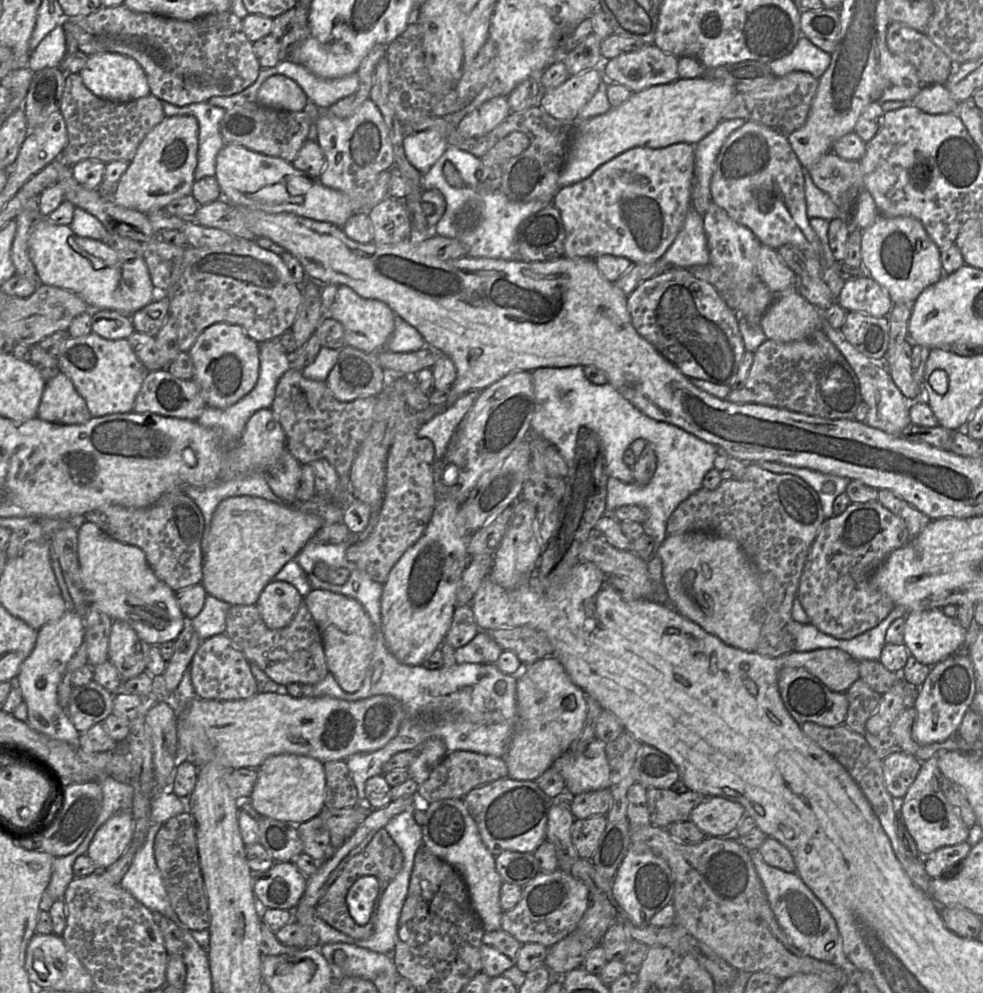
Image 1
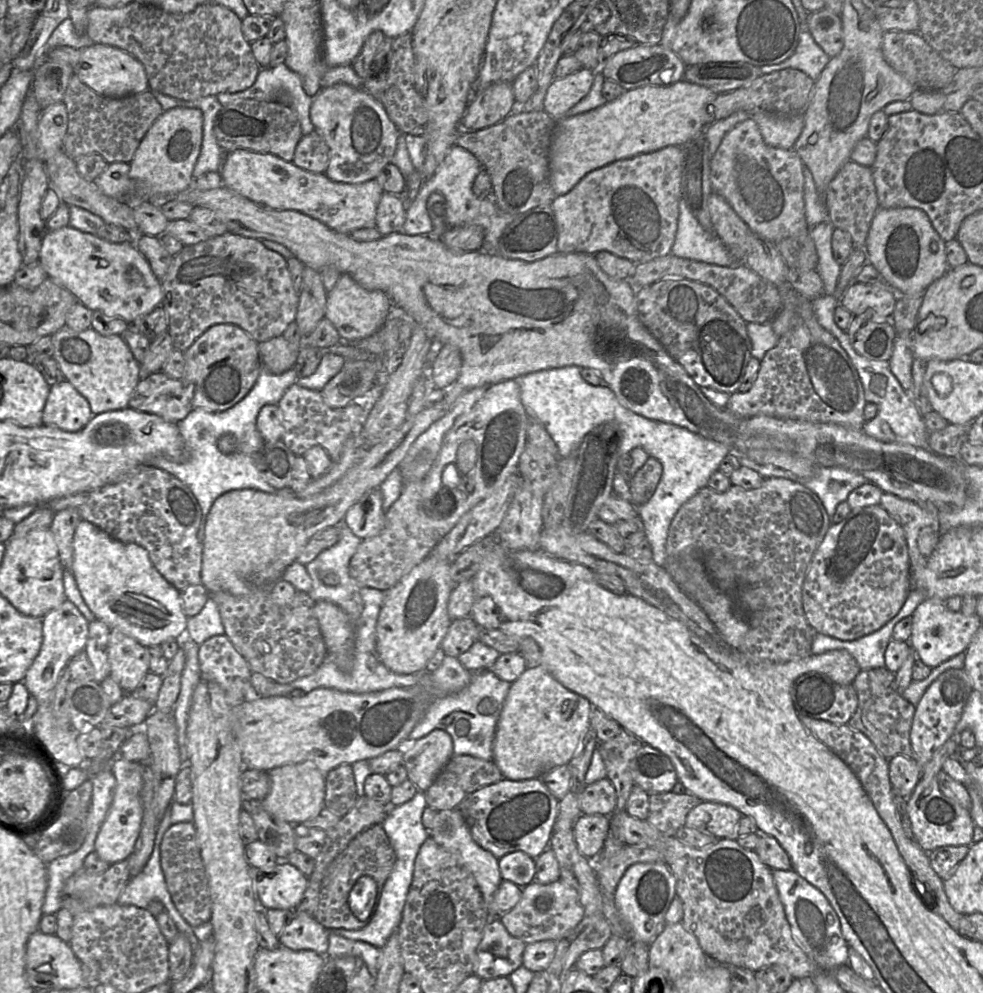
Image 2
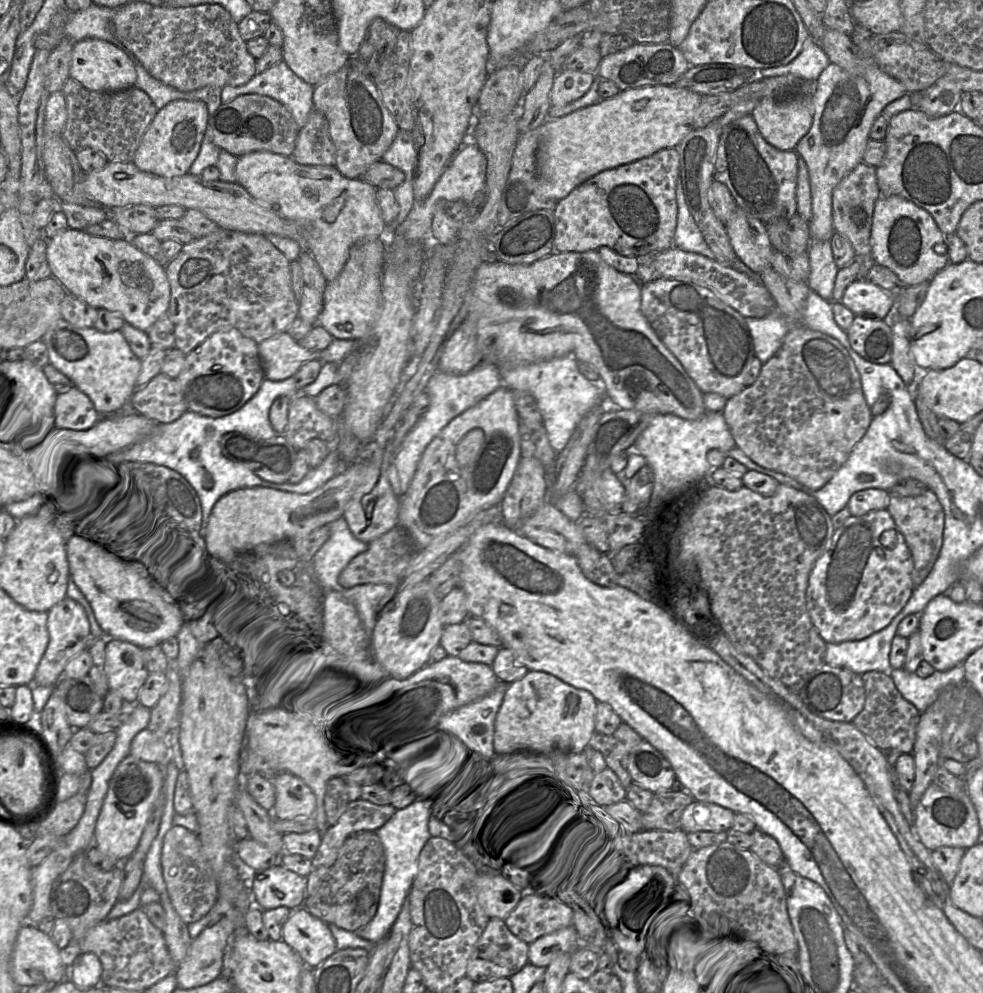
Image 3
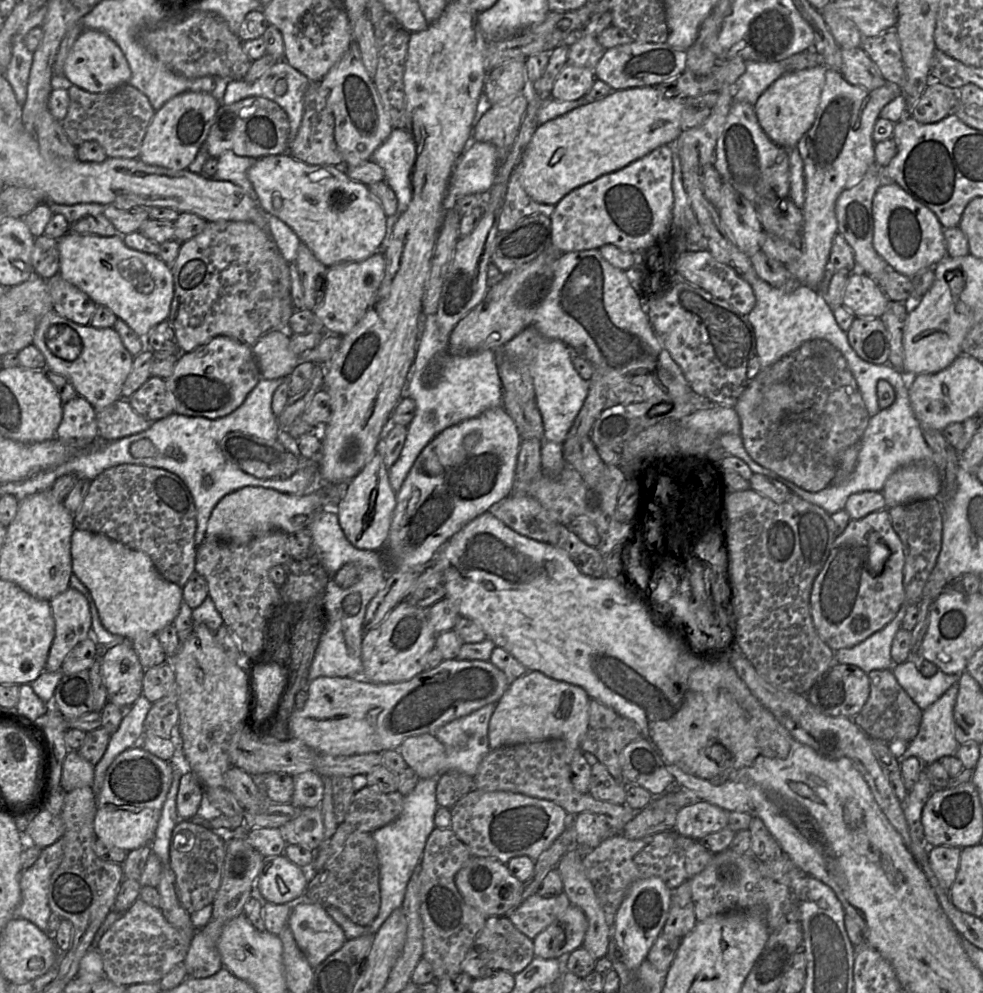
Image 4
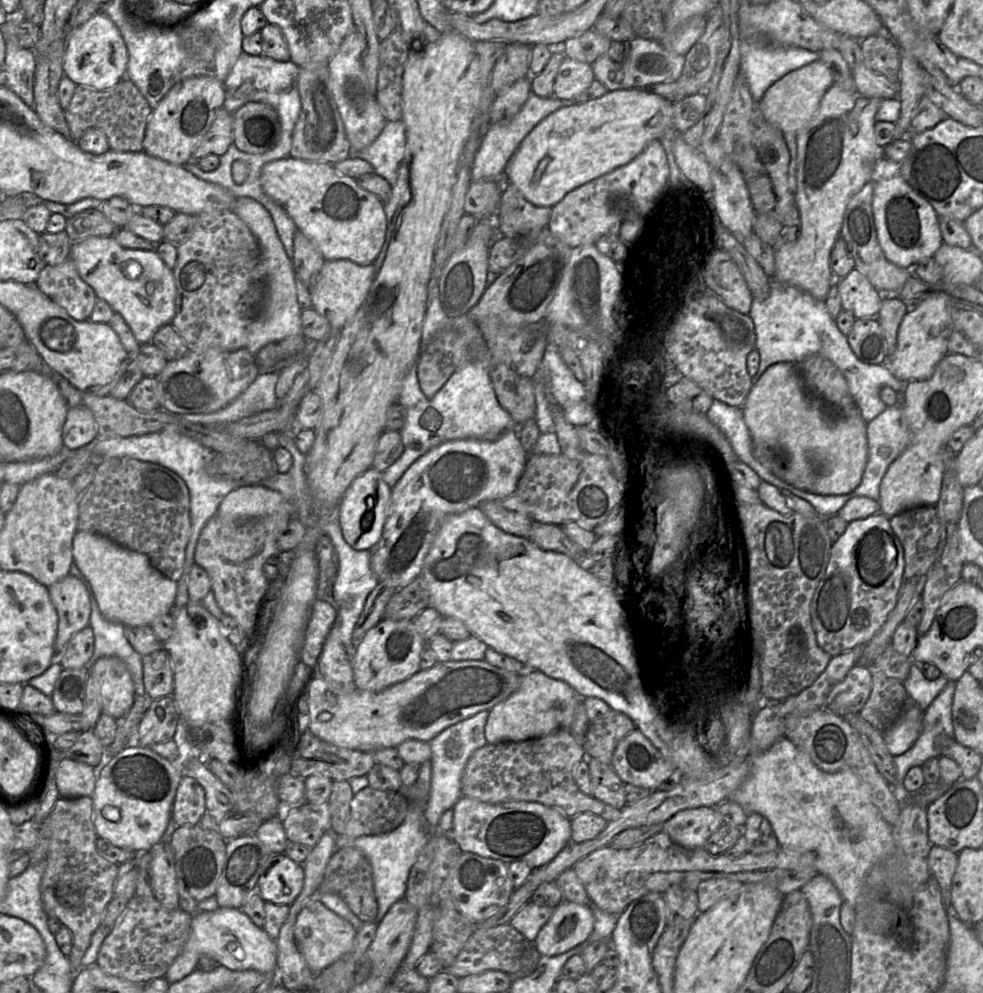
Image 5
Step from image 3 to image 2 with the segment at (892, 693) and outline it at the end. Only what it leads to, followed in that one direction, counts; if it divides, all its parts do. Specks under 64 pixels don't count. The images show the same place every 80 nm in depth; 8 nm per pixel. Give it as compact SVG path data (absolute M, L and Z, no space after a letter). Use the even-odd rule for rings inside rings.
M862 670L852 683L858 696L858 706L848 722L848 726L862 732L887 760L896 755L912 757L910 730L916 706L906 700L893 686L887 687L877 682Z

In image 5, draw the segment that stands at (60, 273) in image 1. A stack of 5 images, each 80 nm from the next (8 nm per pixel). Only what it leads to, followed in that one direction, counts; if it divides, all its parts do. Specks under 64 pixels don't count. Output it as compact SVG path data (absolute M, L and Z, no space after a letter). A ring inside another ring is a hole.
M113 236L91 237L80 242L73 242L69 257L75 263L81 278L93 288L97 298L106 301L114 312L123 317L138 343L151 342L158 329L171 324L175 316L177 295L174 272L155 250L127 249L122 247Z

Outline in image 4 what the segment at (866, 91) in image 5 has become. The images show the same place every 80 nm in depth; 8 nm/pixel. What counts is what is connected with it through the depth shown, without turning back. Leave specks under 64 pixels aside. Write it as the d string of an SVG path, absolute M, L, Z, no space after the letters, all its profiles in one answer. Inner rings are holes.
M862 47L841 49L841 56L841 73L850 84L872 91L887 83Z

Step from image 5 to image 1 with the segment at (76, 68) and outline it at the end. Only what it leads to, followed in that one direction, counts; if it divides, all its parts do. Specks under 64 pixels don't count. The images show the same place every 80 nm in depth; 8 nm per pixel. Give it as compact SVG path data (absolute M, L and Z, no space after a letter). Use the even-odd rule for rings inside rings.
M118 53L90 56L79 74L88 90L108 101L129 102L150 94L142 67Z

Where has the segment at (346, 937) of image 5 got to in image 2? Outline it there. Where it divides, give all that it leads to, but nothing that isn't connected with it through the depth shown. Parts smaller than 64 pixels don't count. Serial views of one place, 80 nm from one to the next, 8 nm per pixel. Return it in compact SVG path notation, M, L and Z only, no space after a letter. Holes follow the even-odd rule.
M294 912L291 921L278 936L281 945L293 950L313 950L326 955L330 930L306 912Z

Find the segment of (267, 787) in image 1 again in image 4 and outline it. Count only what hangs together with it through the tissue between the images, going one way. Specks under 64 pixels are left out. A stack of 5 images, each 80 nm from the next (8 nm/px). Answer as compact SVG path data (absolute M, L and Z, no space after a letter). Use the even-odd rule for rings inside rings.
M306 771L293 776L293 779L294 792L290 803L301 809L320 806L324 794L323 777Z

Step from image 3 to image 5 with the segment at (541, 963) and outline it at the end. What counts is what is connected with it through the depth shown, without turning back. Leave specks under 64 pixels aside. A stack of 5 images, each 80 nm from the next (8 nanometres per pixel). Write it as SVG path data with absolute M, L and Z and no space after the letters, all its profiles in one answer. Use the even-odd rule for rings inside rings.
M562 900L538 932L533 947L541 956L556 956L583 943L594 930L592 905Z

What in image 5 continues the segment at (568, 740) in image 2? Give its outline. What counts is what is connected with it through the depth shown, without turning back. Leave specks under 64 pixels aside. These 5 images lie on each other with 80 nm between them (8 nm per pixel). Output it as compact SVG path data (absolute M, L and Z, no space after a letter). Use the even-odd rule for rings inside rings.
M528 670L520 675L519 687L489 710L485 737L490 744L520 742L546 736L561 728L569 729L580 701L577 692L566 682L538 670Z

